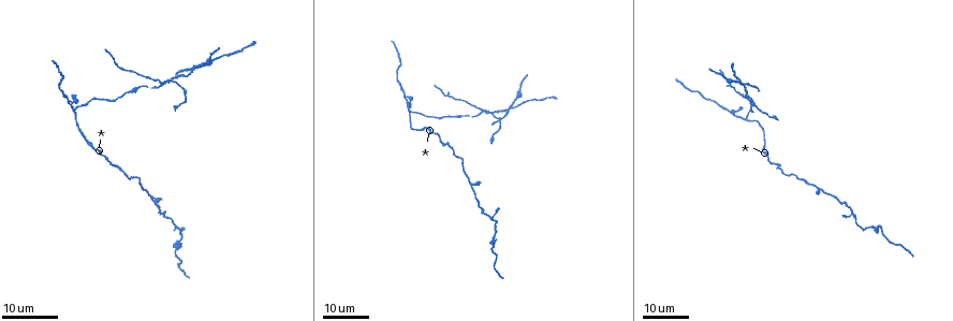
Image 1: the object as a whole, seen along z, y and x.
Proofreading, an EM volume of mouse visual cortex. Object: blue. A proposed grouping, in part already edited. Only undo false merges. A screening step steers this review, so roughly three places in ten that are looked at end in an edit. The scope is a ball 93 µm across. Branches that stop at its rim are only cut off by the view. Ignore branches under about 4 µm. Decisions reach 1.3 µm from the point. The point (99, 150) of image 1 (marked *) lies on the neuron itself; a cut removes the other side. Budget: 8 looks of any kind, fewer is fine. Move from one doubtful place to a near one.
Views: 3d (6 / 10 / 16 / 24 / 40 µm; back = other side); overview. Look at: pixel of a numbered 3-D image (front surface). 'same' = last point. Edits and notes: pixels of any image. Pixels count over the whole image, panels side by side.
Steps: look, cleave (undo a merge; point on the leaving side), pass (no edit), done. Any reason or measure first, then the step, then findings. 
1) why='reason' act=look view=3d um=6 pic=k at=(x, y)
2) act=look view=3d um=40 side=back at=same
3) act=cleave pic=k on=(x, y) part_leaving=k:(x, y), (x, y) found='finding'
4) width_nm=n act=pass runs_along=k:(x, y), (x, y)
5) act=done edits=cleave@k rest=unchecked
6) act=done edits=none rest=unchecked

why='thick turns thin' act=look view=3d um=16 pic=1 at=(125, 94)

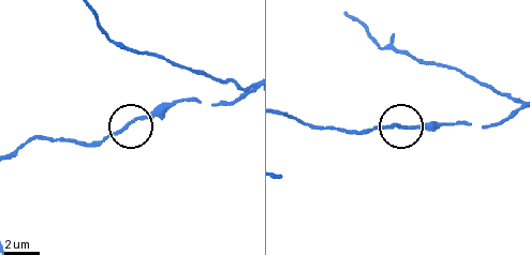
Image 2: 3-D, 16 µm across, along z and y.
act=look view=3d um=6 pic=2 at=(409, 129)

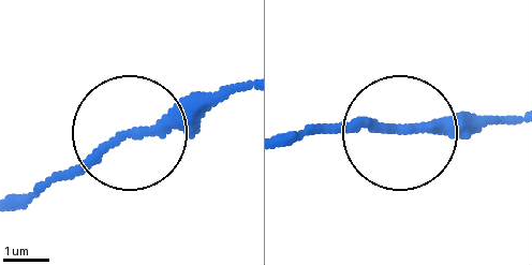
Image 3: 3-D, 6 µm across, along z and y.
width_nm=190 act=pass found='one neuron here'

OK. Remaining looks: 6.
why='branch point' act=look view=3d um=16 pic=1 at=(510, 107)

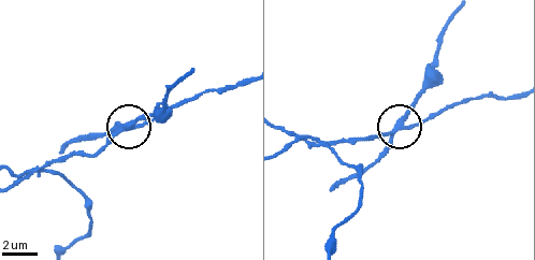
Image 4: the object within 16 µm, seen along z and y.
why='closer look' act=look view=3d um=6 pic=4 at=(404, 118)

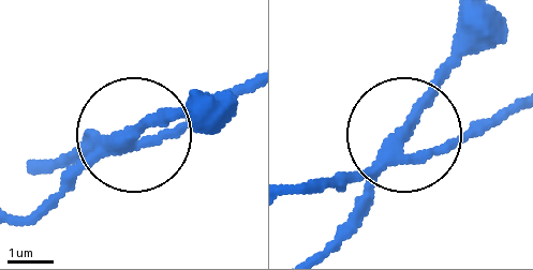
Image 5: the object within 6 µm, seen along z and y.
arms=3 act=cleave pic=5 on=(148, 115) part_leaving=5:(117, 140), (186, 106) found='a second neuron is stuck on'

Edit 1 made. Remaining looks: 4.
why='three-way junction' act=look view=3d um=24 pic=1 at=(480, 109)

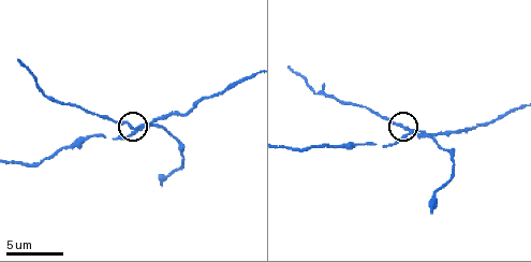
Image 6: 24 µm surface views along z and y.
act=look view=3d um=10 pic=6 at=(404, 127)

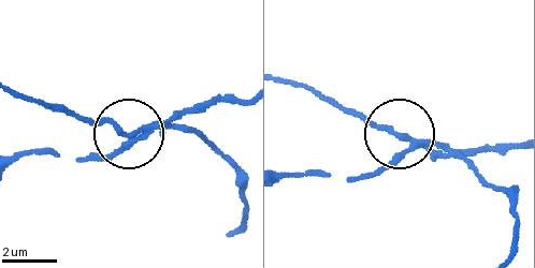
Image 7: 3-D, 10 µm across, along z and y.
act=cleave pic=7 on=(115, 121) part_leaving=7:(148, 123), (124, 130), (13, 91) found='two neurons meet here'

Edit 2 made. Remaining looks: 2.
act=done edits=cleave@5,cleave@7 rest=unchecked

